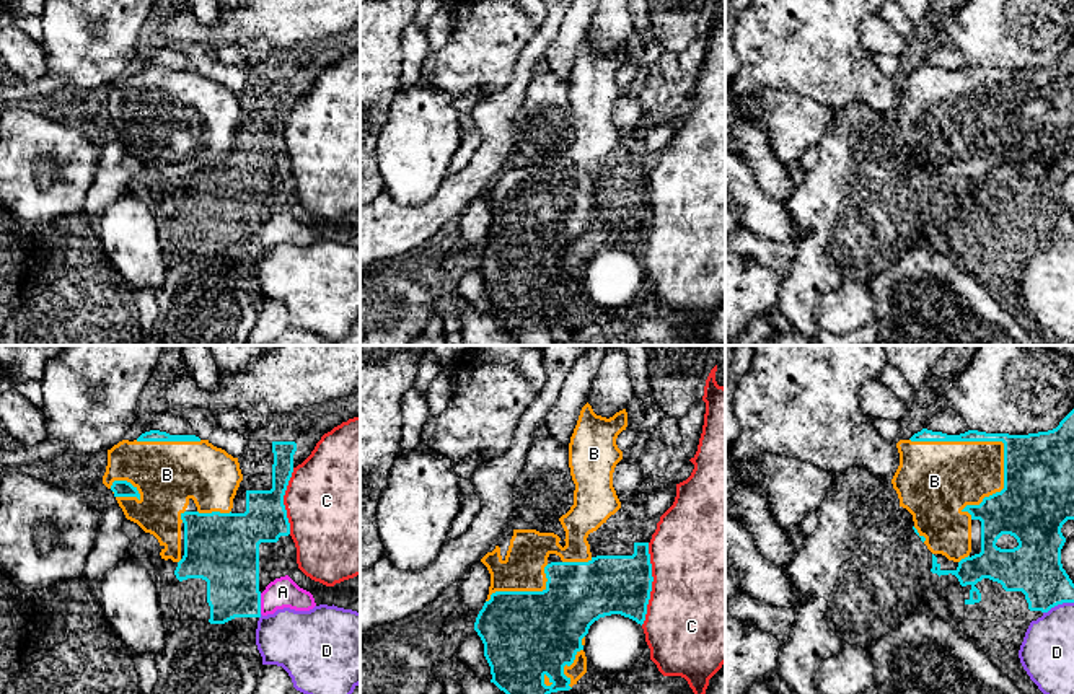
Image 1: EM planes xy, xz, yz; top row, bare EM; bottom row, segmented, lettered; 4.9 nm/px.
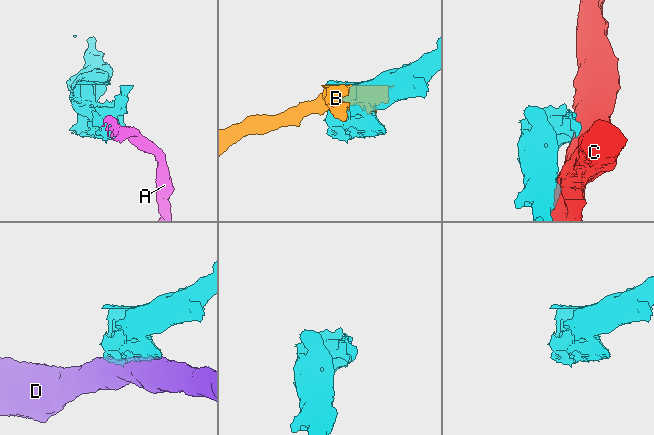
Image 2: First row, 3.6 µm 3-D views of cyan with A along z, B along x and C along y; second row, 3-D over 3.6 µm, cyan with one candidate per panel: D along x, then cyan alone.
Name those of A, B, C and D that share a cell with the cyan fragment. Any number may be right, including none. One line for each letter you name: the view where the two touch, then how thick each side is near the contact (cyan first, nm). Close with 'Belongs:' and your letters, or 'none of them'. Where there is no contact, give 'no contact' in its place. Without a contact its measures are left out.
B: meets cyan in yz; 220 nm thick on the cyan side, 360 nm on the other
Belongs: B

